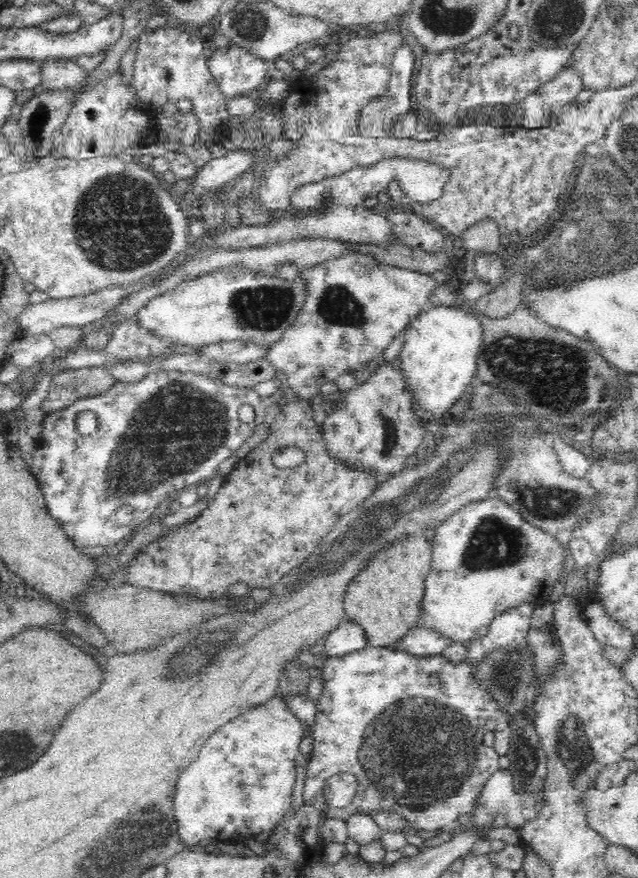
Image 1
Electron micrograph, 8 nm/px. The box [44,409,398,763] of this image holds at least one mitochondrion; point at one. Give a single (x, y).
(195, 654)

